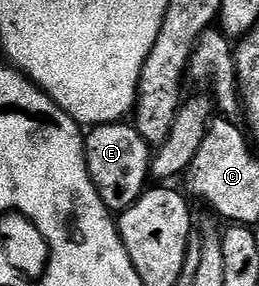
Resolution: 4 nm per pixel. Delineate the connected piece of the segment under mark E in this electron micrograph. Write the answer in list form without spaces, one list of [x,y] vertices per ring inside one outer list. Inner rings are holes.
[[[120,121],[92,126],[86,132],[83,148],[91,180],[101,197],[101,201],[105,201],[105,205],[112,213],[128,211],[143,196],[144,191],[148,190],[149,182],[147,183],[147,179],[149,180],[151,175],[152,144],[147,143],[145,137],[141,137],[141,133],[130,122]]]

